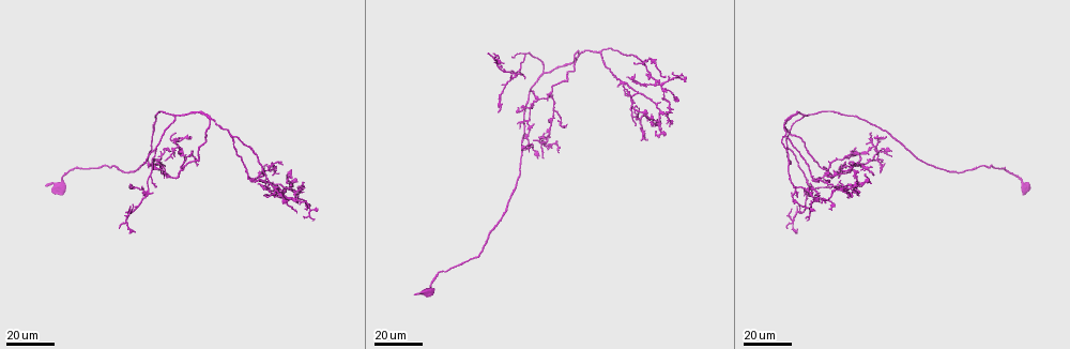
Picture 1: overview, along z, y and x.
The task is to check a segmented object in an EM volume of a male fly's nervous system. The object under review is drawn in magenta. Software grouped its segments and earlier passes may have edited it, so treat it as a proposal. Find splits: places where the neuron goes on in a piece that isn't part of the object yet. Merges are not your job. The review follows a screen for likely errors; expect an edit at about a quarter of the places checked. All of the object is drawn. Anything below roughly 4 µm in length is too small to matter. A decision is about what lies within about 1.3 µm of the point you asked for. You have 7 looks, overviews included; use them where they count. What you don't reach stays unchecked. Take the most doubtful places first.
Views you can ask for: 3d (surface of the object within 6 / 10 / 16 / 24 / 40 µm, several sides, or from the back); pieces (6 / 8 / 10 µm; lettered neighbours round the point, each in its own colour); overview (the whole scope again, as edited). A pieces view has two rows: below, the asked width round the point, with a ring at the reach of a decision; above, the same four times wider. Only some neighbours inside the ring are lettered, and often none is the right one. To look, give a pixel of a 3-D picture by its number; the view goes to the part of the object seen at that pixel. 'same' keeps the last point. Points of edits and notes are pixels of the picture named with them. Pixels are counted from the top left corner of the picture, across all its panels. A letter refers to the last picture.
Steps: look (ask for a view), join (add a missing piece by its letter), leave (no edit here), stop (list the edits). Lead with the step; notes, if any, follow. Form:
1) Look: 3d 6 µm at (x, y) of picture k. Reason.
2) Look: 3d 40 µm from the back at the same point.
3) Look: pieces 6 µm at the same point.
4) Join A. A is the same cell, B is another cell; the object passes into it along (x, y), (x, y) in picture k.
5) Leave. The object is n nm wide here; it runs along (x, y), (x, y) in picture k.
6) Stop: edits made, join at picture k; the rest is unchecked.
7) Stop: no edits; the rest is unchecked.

Look: 3d 24 µm at (618, 87) of picture 1.

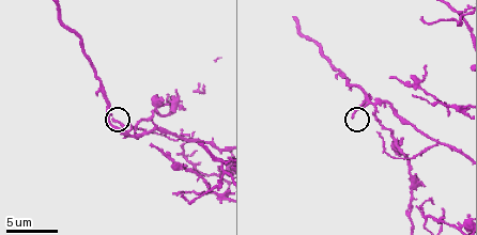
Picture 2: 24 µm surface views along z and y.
Look: pieces 6 µm at (351, 117) of picture 2. See the neighbours.

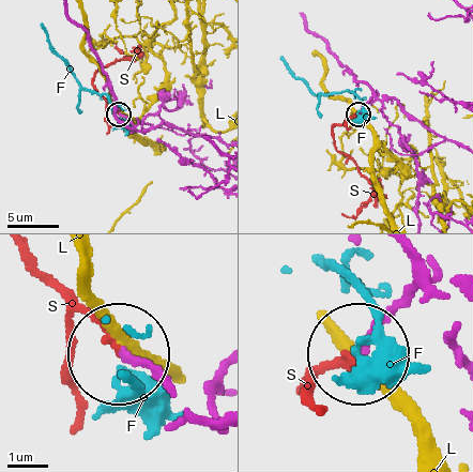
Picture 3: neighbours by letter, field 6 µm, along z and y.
Join S. S is the same cell, F and L are other cells; the object passes into it along (162, 384), (124, 358), (32, 252) in picture 3; it goes on there.

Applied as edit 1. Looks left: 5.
Look: 3d 24 µm at (512, 58) of picture 1. An open end.

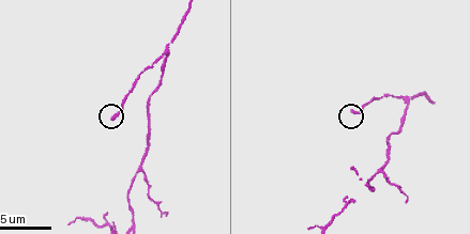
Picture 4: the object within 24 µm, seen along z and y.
Look: 3d 6 µm at (352, 112) of picture 4. Closer look.

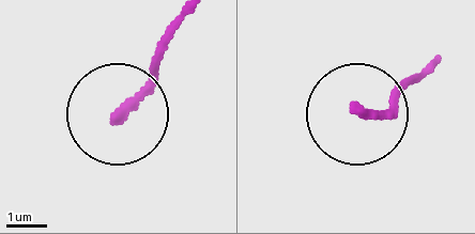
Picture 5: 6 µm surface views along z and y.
Look: pieces 8 µm at (117, 115) of picture 5. What lies round it.

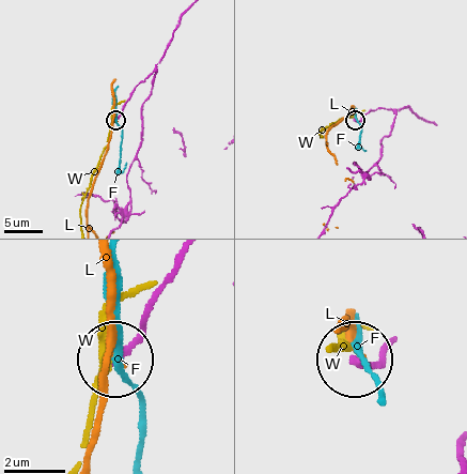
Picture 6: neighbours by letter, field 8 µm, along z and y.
Leave. F, L and W are other cells; none of them fits.

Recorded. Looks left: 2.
Look: 3d 40 µm at (657, 131) of picture 1. An open end.

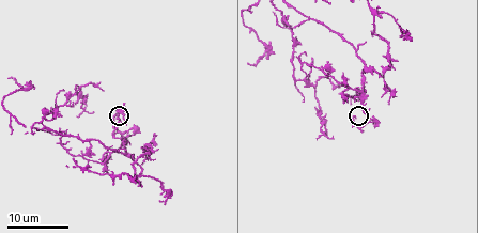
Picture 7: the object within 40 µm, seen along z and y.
Look: pieces 10 µm at (357, 117) of picture 7.

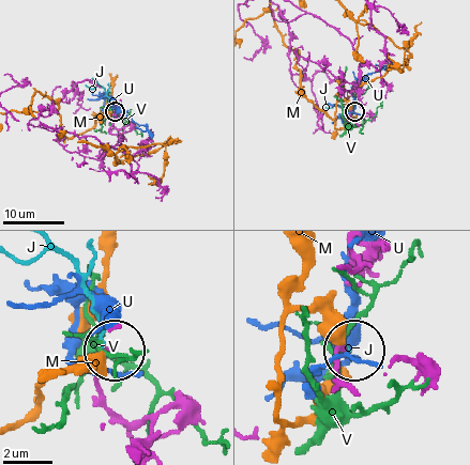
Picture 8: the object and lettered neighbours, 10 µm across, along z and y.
Leave. J, M, U and V are other cells; no lettered piece goes on from it.

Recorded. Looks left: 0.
Stop: edits made, join at picture 3; the rest is unchecked.

